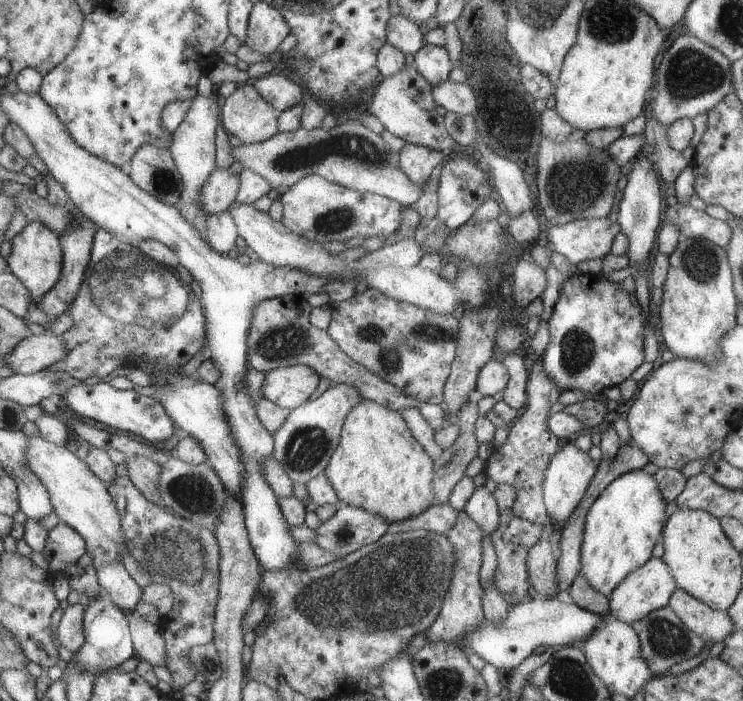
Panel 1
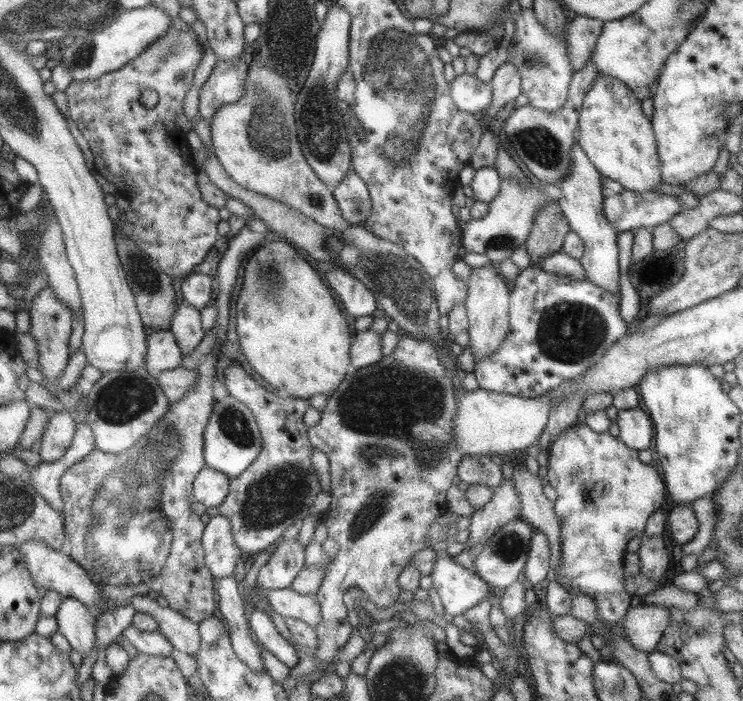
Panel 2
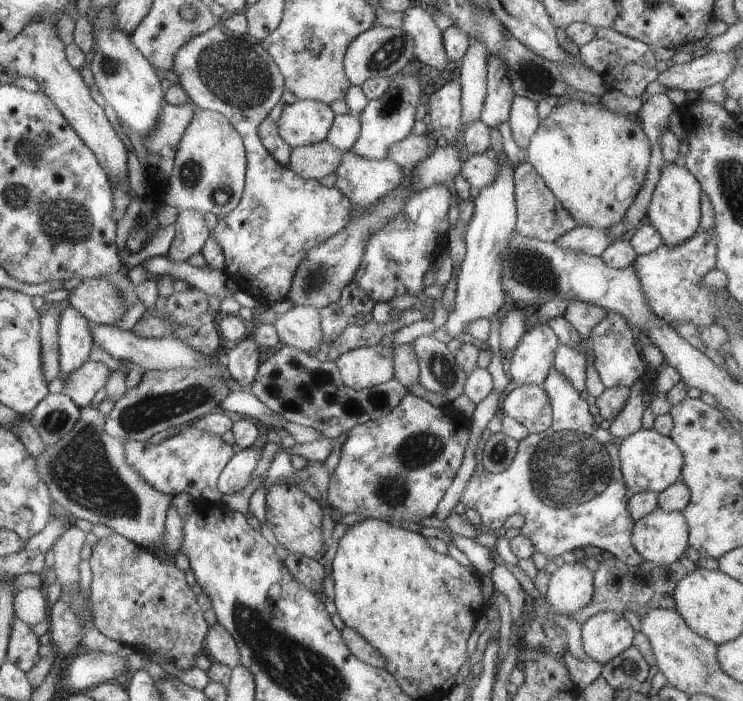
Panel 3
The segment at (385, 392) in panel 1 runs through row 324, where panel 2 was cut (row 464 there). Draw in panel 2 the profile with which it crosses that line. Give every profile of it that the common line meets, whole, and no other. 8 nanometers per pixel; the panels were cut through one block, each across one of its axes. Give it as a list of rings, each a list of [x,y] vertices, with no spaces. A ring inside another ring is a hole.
[[[238,360],[226,372],[226,388],[234,399],[242,402],[256,418],[263,440],[258,456],[248,469],[230,480],[229,493],[219,506],[219,513],[230,522],[235,544],[255,556],[283,540],[287,528],[302,522],[322,491],[318,474],[312,466],[312,443],[303,419],[310,408],[308,399],[272,394],[246,374]]]

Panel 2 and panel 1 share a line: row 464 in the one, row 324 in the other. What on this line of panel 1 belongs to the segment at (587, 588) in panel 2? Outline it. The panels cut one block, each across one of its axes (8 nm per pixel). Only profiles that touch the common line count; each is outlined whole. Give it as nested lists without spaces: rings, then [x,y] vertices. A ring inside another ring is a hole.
[[[573,273],[560,288],[560,297],[549,319],[550,341],[540,358],[546,374],[563,391],[581,390],[584,394],[602,394],[607,388],[619,386],[642,364],[644,358],[644,330],[649,321],[638,304],[636,294],[626,292],[620,283],[601,274]]]

